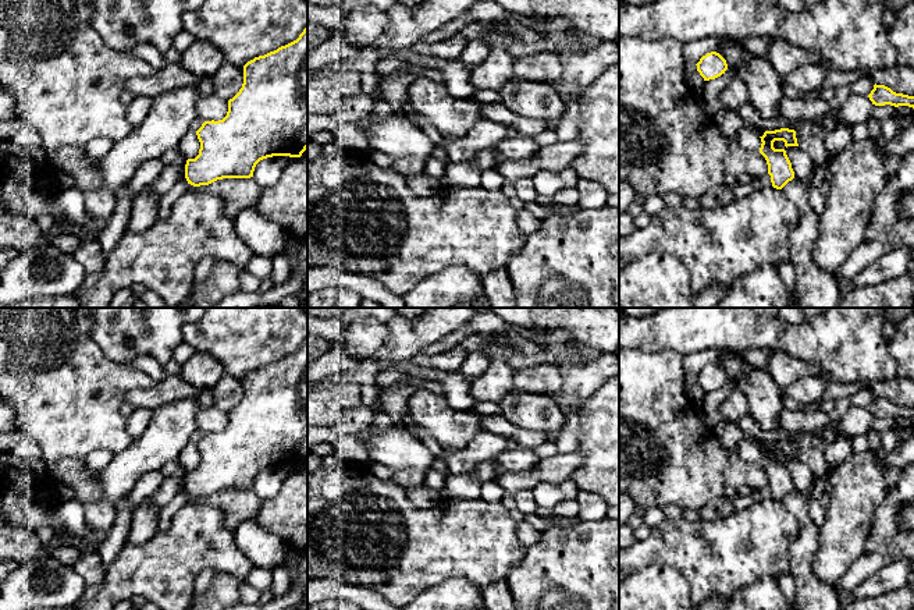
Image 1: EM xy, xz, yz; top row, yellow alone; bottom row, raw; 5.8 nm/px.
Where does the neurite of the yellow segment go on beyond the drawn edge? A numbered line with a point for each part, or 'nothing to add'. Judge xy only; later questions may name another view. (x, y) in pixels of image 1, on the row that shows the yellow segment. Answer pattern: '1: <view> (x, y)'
nothing to add

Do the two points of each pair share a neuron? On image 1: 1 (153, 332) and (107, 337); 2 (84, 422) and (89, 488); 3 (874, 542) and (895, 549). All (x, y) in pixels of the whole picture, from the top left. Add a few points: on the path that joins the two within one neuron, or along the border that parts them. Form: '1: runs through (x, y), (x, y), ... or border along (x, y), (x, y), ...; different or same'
1: runs through (142, 332), (118, 332); same
2: border along (84, 458), (60, 458), (52, 464); different
3: runs through (879, 542), (889, 543); same

